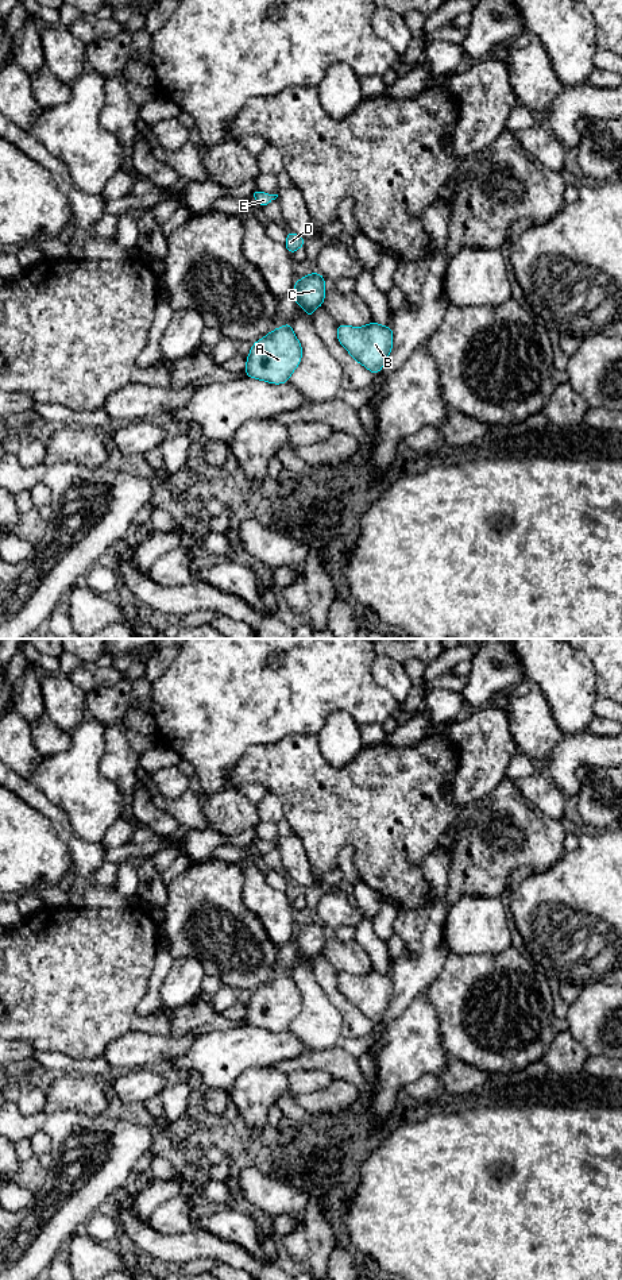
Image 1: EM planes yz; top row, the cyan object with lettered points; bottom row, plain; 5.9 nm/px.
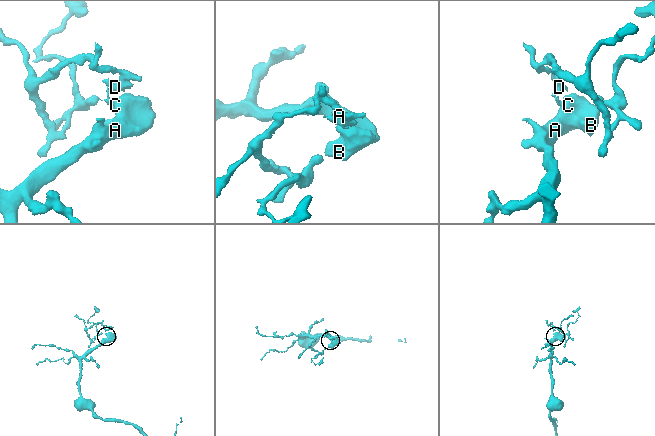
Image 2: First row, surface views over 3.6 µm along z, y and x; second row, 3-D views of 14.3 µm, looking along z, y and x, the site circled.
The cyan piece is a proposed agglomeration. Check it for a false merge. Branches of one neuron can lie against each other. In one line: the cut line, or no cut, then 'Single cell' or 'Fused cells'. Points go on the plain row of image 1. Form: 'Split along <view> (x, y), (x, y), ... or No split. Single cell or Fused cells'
Split along yz (297, 930), (294, 939). Fused cells

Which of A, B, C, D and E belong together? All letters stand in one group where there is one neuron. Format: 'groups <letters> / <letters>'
groups A B C / D E

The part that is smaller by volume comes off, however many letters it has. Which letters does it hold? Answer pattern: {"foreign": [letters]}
{"foreign": ["D", "E"]}

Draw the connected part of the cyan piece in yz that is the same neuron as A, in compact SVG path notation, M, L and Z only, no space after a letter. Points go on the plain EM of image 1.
M286 971L252 992L244 1021L248 1026L268 1032L286 1032L300 1014L301 1006L301 991L291 978L291 971Z

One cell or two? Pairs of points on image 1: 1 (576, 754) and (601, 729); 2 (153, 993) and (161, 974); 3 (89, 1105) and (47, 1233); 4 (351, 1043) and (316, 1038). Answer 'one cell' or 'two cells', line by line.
1: two cells
2: one cell
3: two cells
4: two cells

